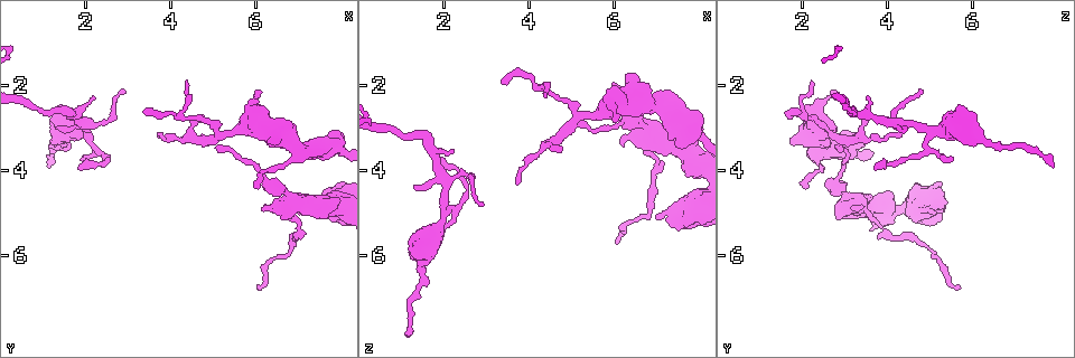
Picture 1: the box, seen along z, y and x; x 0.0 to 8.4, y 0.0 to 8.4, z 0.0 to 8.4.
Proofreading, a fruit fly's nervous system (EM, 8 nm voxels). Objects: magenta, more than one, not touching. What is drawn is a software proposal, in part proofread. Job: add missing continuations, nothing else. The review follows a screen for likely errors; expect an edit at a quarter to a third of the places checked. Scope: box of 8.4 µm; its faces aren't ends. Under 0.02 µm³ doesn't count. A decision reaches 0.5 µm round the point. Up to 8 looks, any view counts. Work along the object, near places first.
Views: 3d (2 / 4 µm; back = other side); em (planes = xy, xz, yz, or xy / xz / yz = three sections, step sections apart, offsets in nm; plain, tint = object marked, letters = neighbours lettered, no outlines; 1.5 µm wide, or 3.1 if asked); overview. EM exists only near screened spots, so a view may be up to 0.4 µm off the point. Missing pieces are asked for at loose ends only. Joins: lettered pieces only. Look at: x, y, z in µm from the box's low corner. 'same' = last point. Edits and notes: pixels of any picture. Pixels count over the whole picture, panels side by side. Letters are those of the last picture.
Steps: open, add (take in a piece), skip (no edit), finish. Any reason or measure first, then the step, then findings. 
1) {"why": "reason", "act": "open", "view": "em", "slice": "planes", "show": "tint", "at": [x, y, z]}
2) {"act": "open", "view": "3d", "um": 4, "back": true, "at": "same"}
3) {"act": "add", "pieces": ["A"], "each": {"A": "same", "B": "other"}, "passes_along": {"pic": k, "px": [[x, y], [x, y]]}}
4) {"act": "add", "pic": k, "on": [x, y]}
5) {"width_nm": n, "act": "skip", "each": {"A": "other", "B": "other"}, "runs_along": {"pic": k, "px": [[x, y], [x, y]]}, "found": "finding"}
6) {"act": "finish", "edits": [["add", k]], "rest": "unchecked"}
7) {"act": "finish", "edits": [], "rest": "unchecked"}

{"why": "stops while still wide", "act": "open", "view": "em", "slice": "xy", "step": 8, "show": "letters", "at": [6.25, 4.85, 3.40]}

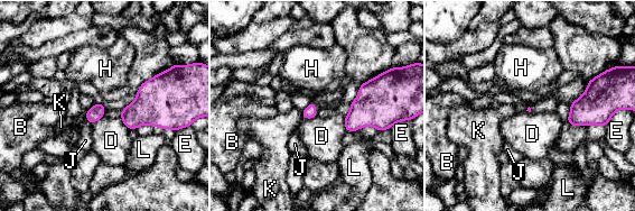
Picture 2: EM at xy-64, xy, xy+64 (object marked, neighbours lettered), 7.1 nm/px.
{"act": "open", "view": "em", "slice": "planes", "show": "letters", "at": "same"}

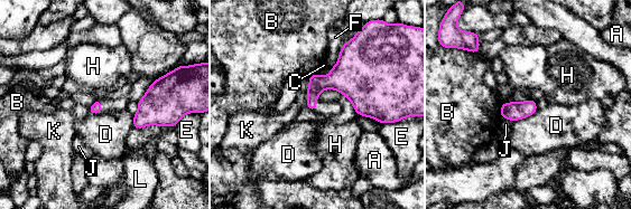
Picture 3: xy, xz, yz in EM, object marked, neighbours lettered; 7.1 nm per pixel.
{"longest_contact_nm": ["F", 220], "act": "skip", "each": {"A": "other", "B": "other", "C": "other", "D": "other", "E": "other", "F": "other", "H": "other", "J": "other", "K": "other", "L": "other"}, "border": {"pic": 3, "px": [[537, 108], [531, 114], [513, 121]]}, "found": "none of them fits"}

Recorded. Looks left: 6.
{"why": "thin end", "act": "open", "view": "em", "slice": "planes", "show": "tint", "at": [1.90, 3.95, 3.70]}

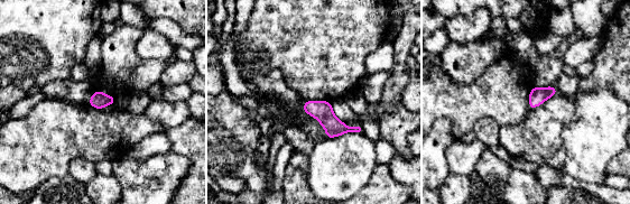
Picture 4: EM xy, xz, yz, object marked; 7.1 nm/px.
{"why": "what lies round it", "act": "open", "view": "em", "slice": "planes", "show": "letters", "at": "same"}

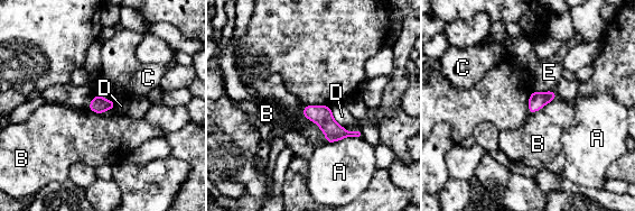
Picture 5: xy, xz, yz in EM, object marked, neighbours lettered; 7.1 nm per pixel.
{"act": "skip", "each": {"A": "other", "B": "other", "C": "other", "D": "other", "E": "other"}, "runs_along": {"pic": 5, "px": [[306, 110], [336, 132], [358, 135]]}, "found": "none of them fits"}

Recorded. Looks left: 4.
{"why": "branch stops here", "act": "open", "view": "3d", "um": 4, "at": [6.05, 6.80, 5.70]}

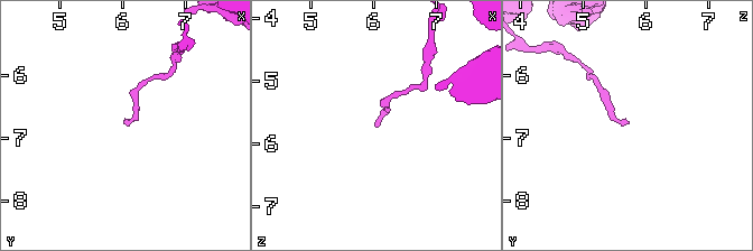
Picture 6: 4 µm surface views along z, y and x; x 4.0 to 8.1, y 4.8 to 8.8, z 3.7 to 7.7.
{"act": "open", "view": "em", "slice": "planes", "show": "tint", "at": [6.00, 6.75, 5.70]}

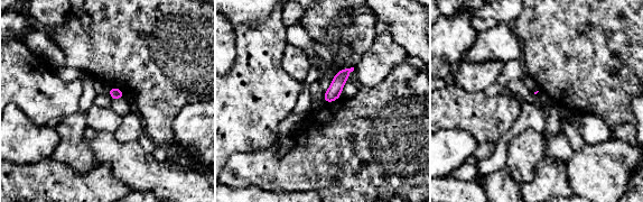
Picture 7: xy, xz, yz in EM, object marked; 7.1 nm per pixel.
{"act": "open", "view": "em", "slice": "planes", "show": "letters", "at": "same"}

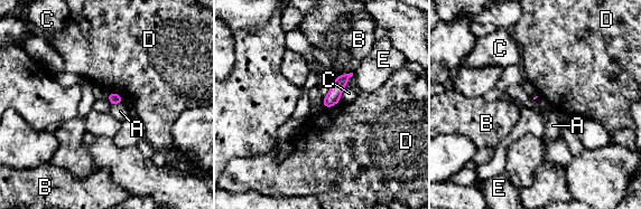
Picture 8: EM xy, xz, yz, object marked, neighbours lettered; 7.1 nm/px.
{"act": "skip", "each": {"A": "other", "B": "other", "C": "other", "D": "other", "E": "other"}, "border": {"pic": 8, "px": [[110, 92], [117, 93], [123, 100]]}, "found": "none of them fits"}

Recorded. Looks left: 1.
{"act": "finish", "edits": [], "rest": "unchecked"}

